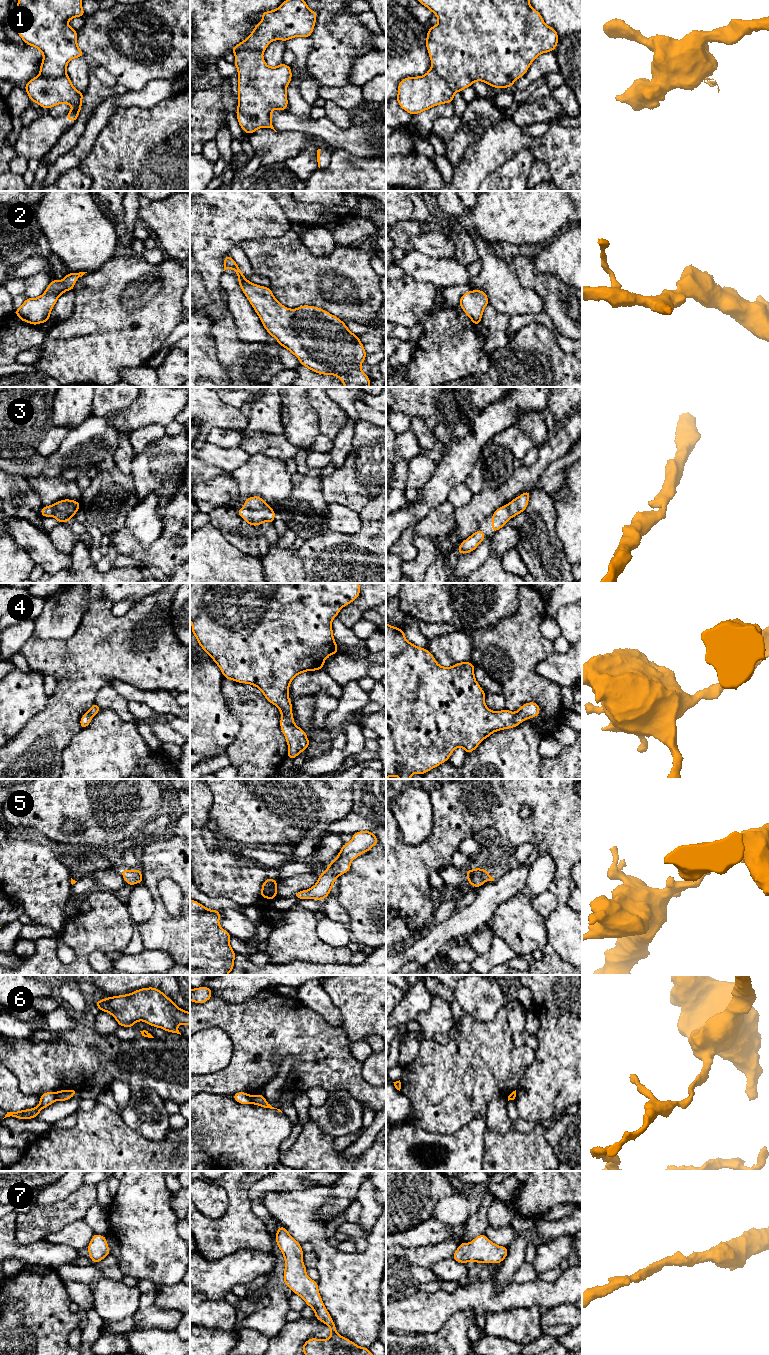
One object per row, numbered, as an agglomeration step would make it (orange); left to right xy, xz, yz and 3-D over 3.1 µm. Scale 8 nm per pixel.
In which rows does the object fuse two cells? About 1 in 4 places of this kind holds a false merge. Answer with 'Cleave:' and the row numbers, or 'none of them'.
Cleave: 1, 6

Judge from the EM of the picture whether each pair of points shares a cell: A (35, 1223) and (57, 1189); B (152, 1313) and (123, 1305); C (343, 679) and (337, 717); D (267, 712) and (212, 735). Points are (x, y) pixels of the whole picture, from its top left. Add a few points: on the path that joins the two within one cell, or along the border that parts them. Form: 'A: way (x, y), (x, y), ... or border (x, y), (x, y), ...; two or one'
A: border (69, 1195), (54, 1203), (37, 1205); two
B: border (138, 1308), (132, 1315); two
C: border (357, 679), (349, 681), (343, 687); two
D: border (226, 704), (239, 723), (239, 733), (231, 745); two

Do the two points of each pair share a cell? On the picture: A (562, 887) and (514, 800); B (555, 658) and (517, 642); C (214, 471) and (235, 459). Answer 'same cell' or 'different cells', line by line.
A: same cell
B: different cells
C: different cells

